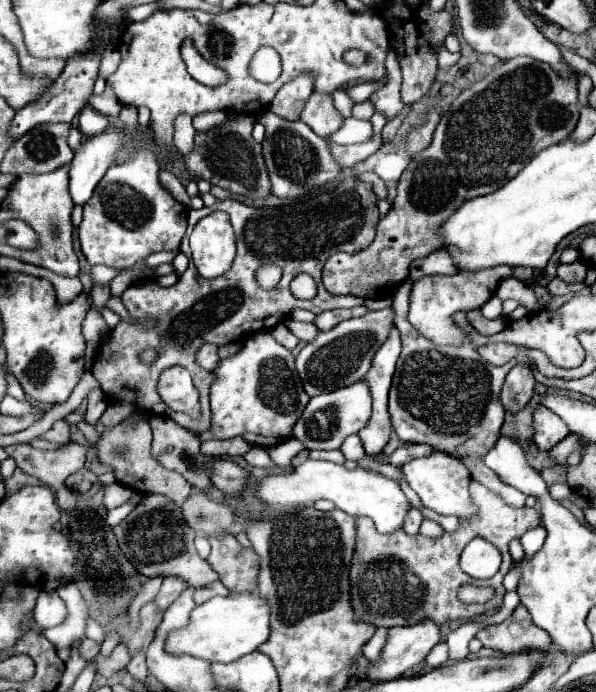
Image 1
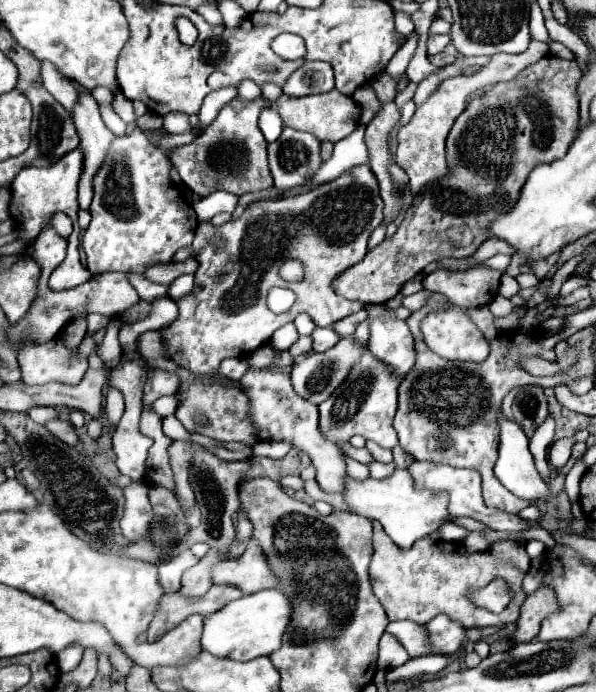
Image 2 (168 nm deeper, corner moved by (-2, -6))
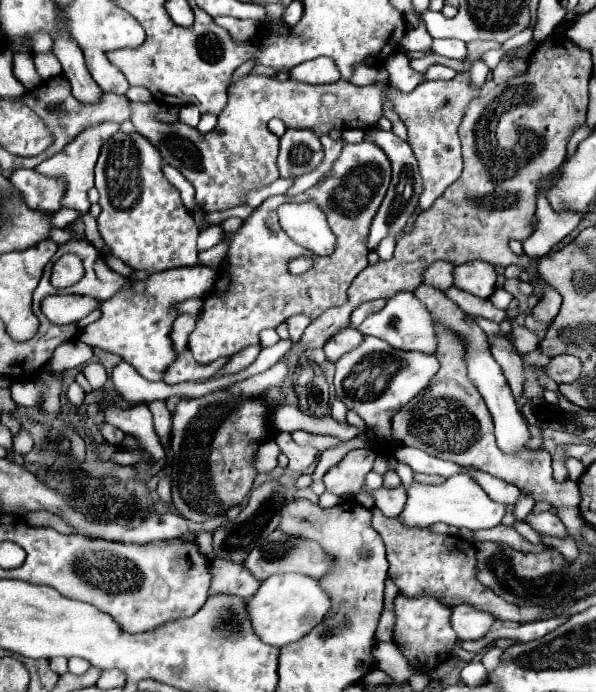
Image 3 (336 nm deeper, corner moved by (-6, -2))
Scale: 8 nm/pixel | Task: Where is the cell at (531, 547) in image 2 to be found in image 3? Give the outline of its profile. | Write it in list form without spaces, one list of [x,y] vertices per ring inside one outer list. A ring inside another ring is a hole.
[[[522,491],[519,500],[514,507],[516,522],[522,521],[527,516],[527,514],[533,510],[535,504],[536,501],[532,498],[532,496]]]

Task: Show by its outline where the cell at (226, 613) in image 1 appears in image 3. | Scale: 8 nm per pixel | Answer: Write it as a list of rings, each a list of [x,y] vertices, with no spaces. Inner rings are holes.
[[[274,574],[250,598],[248,614],[260,640],[280,648],[306,636],[328,614],[330,606],[330,594],[320,586],[320,580],[304,574]]]

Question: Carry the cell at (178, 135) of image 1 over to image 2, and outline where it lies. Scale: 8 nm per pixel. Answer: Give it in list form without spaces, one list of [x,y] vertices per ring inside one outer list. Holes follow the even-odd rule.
[[[180,112],[168,114],[164,118],[164,130],[170,132],[170,134],[186,134],[186,132],[190,132],[192,126],[188,122],[188,114],[180,114]]]

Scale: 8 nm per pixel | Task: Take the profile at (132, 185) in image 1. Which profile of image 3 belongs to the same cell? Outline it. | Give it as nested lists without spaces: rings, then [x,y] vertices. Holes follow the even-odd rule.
[[[118,130],[110,140],[104,142],[100,150],[100,158],[96,164],[96,188],[100,192],[102,214],[98,216],[98,228],[104,242],[110,246],[110,252],[128,264],[132,270],[146,270],[148,274],[182,268],[182,266],[198,266],[198,250],[196,238],[198,228],[188,208],[184,208],[180,192],[164,178],[162,174],[162,156],[156,148],[138,132],[122,132]]]

